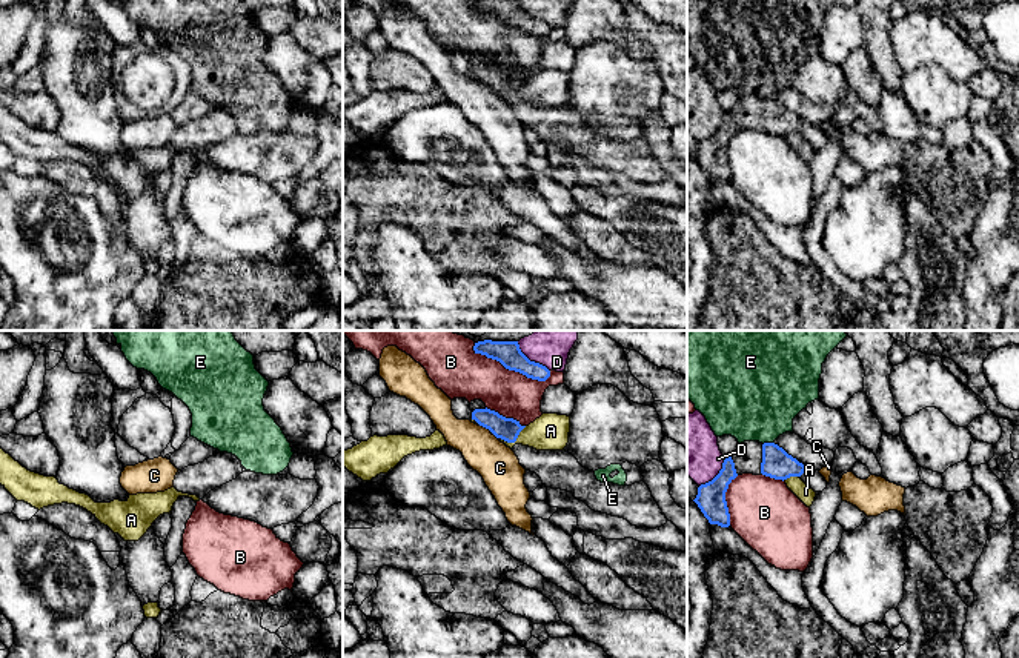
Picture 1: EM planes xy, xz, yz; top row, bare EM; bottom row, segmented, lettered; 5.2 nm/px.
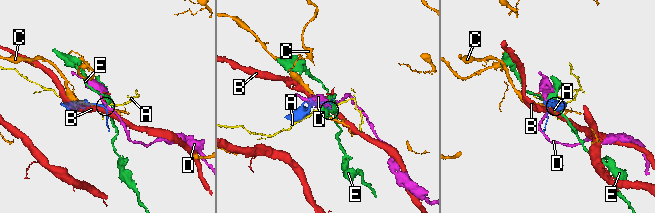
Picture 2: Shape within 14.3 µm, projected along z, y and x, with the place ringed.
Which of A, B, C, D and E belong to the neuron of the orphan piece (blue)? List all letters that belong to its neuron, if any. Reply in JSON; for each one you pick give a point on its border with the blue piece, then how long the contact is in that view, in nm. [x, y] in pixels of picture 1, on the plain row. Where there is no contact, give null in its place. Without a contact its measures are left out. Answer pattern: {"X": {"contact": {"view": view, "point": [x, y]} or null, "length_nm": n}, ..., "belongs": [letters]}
{"belongs": []}

